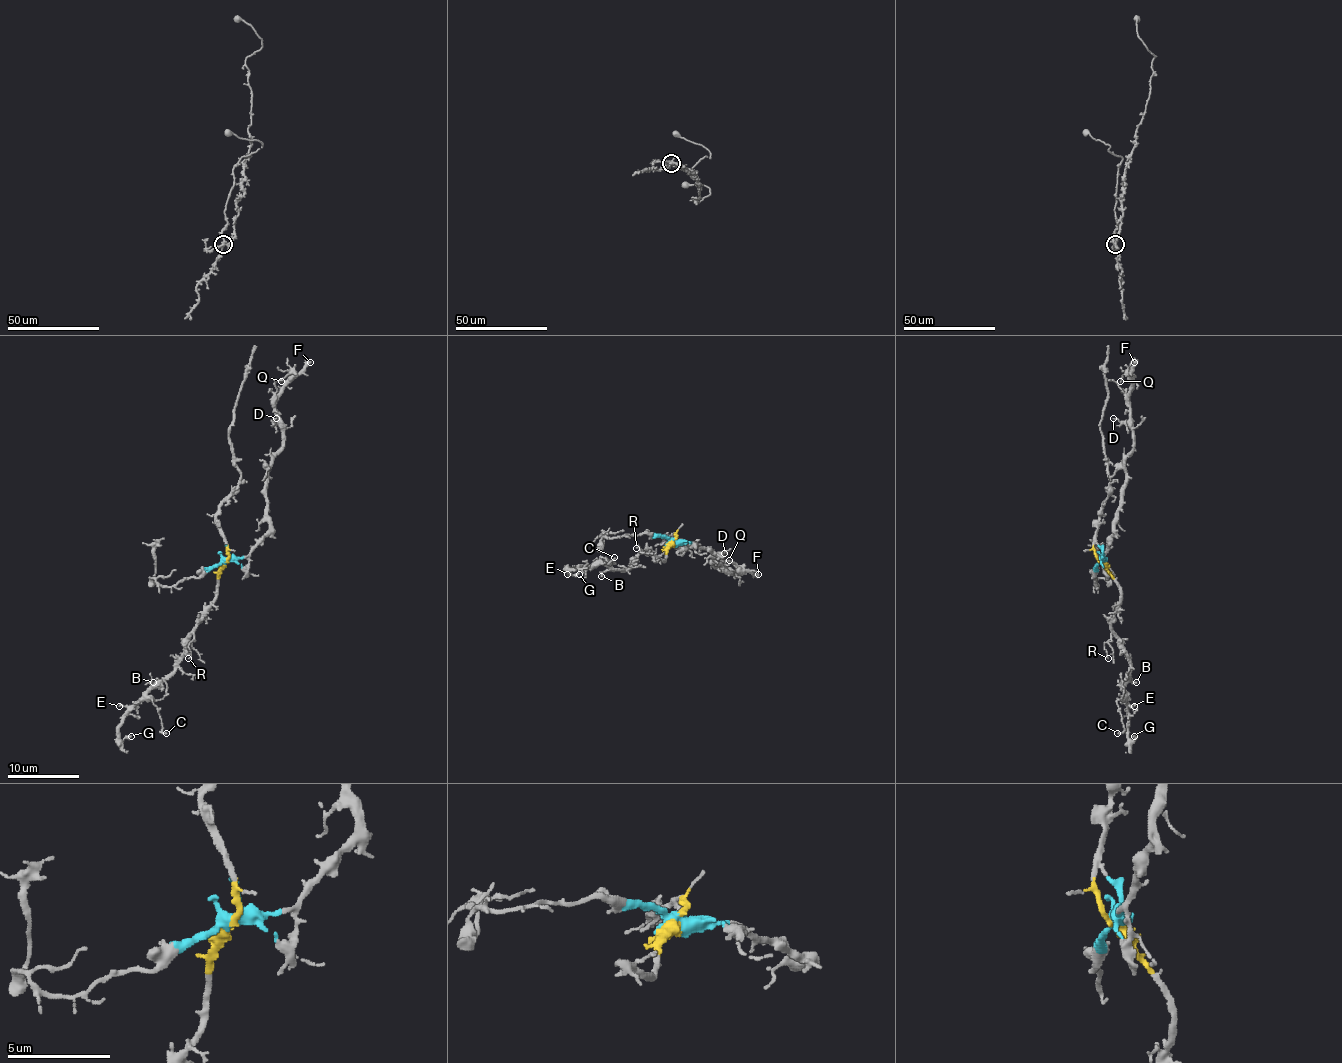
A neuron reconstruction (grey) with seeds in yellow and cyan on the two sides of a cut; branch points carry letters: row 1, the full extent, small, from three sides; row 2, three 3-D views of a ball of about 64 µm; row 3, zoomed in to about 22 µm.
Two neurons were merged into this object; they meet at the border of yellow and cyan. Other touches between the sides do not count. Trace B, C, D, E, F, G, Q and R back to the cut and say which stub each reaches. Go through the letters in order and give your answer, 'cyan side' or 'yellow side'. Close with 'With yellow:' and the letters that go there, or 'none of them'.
B: yellow side
C: yellow side
D: cyan side
E: yellow side
F: cyan side
G: yellow side
Q: cyan side
R: yellow side
With yellow: B, C, E, G, R

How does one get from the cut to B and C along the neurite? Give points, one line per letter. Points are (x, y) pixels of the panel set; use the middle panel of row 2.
B: (671, 543), (664, 561), (642, 552), (626, 570), (606, 570), (601, 577)
C: (671, 543), (664, 561), (642, 552), (626, 570), (595, 564), (602, 557), (610, 564), (615, 557)

